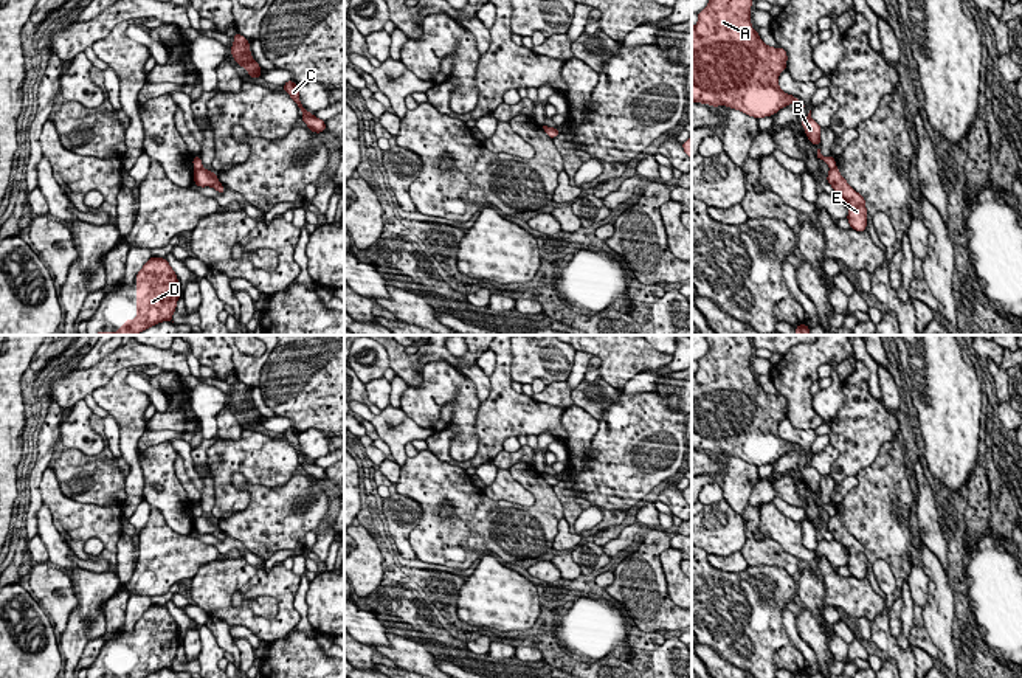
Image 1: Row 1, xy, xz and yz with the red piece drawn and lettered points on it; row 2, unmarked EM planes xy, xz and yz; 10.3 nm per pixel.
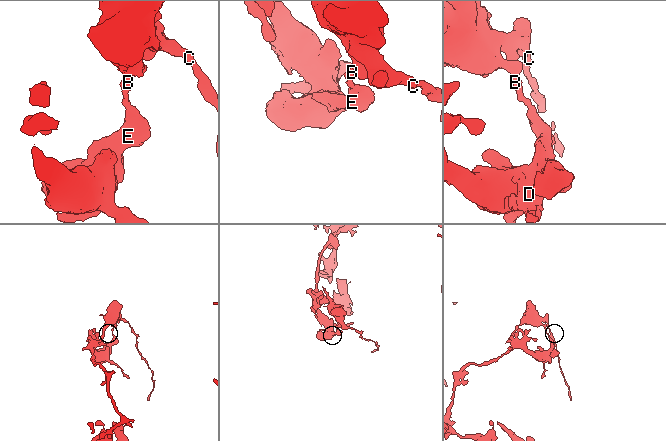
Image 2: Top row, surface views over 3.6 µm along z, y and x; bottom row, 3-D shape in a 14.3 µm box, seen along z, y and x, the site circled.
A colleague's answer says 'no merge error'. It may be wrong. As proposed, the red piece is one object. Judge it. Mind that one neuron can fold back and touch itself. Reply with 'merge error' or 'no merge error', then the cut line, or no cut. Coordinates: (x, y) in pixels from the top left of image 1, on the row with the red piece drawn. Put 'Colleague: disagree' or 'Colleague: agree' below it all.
merge error; cut in yz along (835, 166), (830, 169)
Colleague: disagree

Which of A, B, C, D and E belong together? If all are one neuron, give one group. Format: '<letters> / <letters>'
A B C / D E

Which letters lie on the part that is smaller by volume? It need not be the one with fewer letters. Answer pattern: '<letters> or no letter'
A, B, C

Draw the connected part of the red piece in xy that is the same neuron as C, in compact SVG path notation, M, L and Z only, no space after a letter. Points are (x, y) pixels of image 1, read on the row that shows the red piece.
M287 81L284 85L284 92L290 95L290 98L298 104L298 109L302 112L301 118L307 124L307 127L315 132L321 133L326 130L326 123L316 118L313 113L309 113L306 107L299 101L299 87L293 81Z

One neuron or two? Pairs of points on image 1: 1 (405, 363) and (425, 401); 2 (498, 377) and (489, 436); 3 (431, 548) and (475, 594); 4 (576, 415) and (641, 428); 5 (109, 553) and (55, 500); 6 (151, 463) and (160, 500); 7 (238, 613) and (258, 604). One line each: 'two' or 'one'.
1: two
2: one
3: two
4: two
5: one
6: one
7: two

